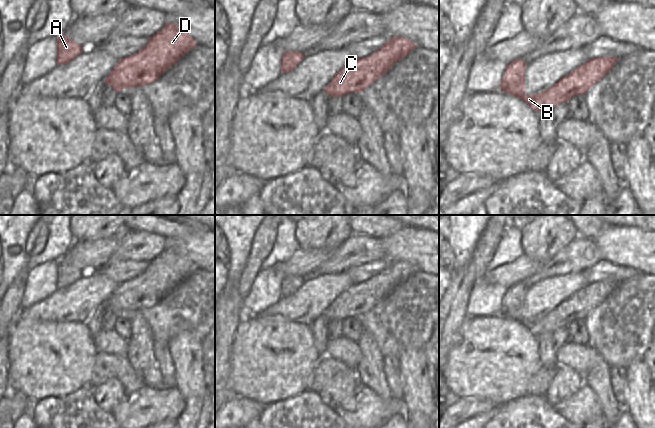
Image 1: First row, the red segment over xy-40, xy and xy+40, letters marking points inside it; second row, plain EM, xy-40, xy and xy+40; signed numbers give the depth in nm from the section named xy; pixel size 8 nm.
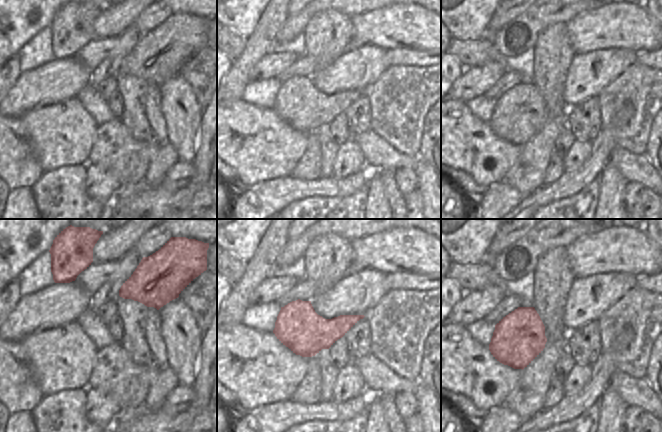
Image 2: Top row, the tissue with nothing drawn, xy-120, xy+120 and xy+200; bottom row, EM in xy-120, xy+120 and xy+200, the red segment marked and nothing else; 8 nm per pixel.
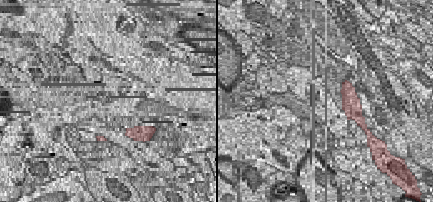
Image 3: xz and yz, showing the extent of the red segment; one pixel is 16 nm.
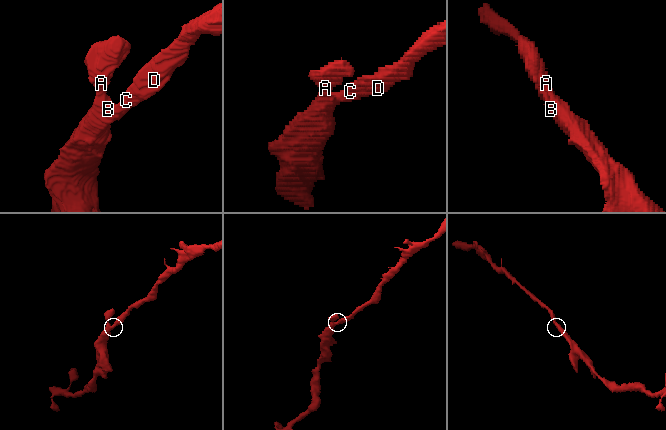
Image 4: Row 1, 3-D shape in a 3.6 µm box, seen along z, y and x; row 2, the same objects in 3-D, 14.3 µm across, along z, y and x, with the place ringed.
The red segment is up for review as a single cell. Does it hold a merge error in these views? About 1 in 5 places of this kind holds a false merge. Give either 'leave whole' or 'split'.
leave whole

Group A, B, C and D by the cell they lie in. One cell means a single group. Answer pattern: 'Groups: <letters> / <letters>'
Groups: A B C D.

